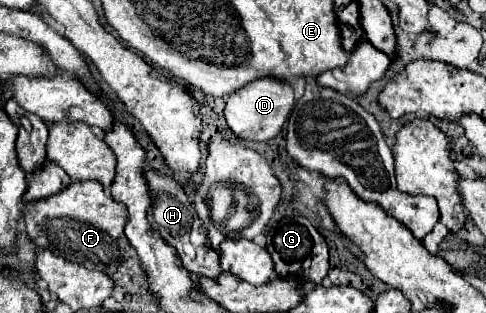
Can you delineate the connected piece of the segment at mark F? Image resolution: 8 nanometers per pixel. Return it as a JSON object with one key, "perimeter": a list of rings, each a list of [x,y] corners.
{"perimeter":[[[75,180],[59,194],[23,204],[23,220],[29,238],[39,248],[55,252],[55,256],[63,256],[65,260],[83,264],[89,270],[107,270],[109,266],[115,266],[115,260],[121,260],[123,248],[129,244],[123,234],[127,208],[105,194],[103,186],[95,180]]]}

